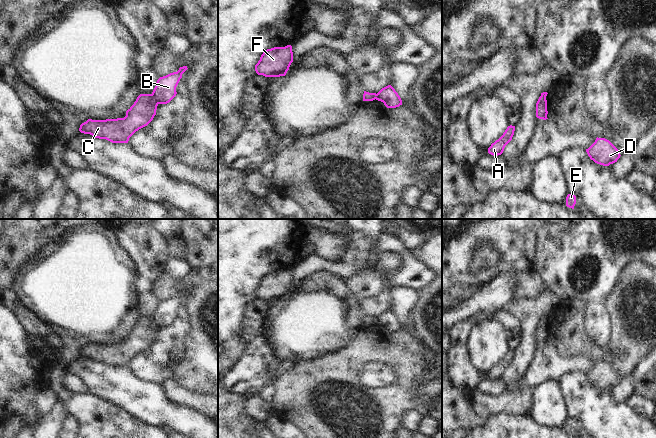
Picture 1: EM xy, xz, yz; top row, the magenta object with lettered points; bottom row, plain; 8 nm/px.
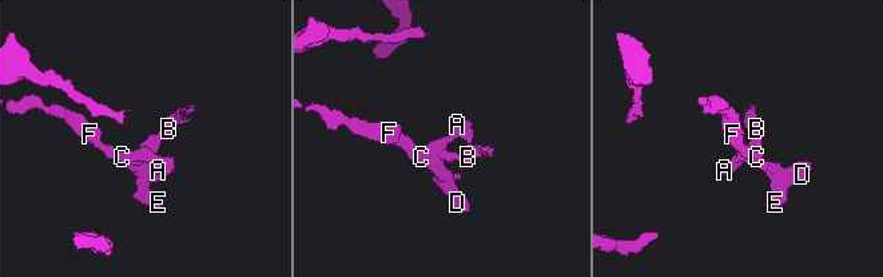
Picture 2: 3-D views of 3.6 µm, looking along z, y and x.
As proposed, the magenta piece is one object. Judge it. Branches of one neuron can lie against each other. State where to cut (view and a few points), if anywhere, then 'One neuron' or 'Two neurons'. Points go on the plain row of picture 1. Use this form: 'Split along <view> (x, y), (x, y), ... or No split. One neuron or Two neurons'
Split along xy (151, 318), (157, 328). Two neurons

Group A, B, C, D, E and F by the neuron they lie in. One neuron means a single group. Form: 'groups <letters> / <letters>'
groups A C D E F / B

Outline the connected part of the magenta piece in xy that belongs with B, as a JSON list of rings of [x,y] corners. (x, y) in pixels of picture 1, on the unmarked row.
[[[187,290],[180,291],[177,296],[170,297],[157,304],[152,316],[152,320],[157,328],[167,328],[176,320],[176,311],[182,302],[182,298],[187,293]]]

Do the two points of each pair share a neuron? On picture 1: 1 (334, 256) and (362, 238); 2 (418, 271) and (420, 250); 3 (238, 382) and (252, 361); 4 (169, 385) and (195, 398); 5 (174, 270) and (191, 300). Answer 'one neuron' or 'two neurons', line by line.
1: two neurons
2: two neurons
3: one neuron
4: one neuron
5: two neurons

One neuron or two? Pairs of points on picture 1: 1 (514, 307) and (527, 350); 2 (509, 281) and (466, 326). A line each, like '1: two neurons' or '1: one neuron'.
1: one neuron
2: two neurons

